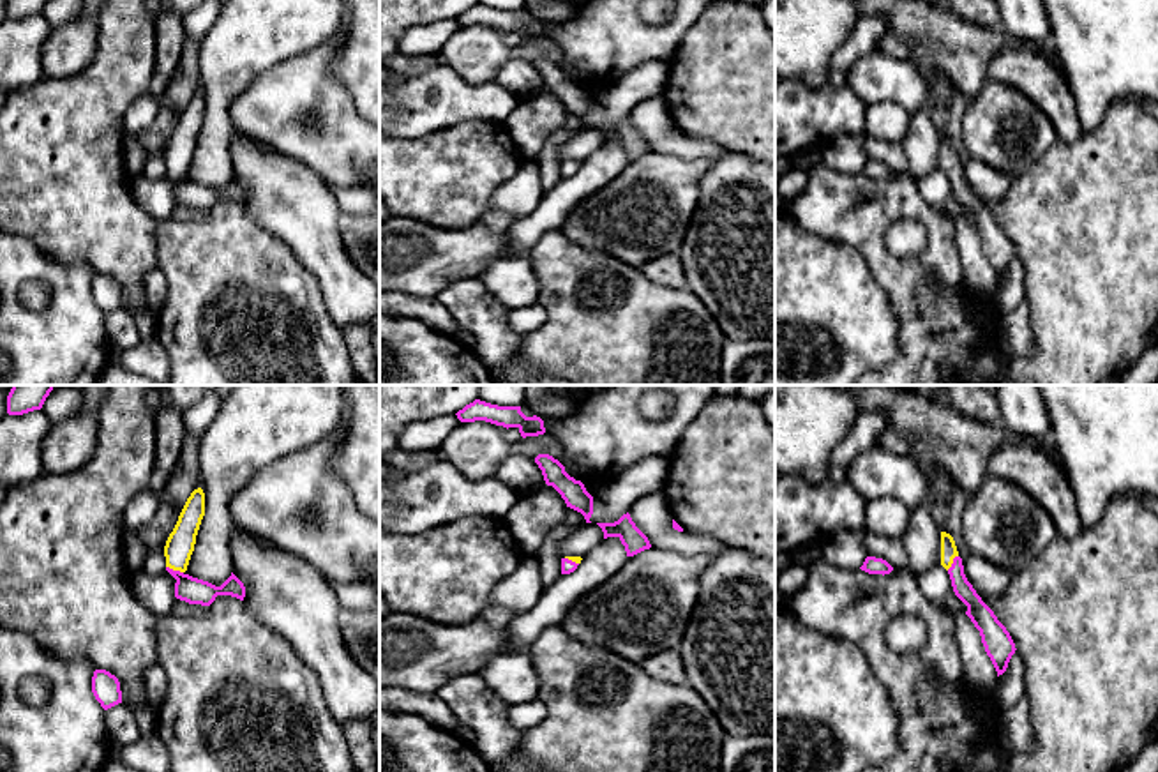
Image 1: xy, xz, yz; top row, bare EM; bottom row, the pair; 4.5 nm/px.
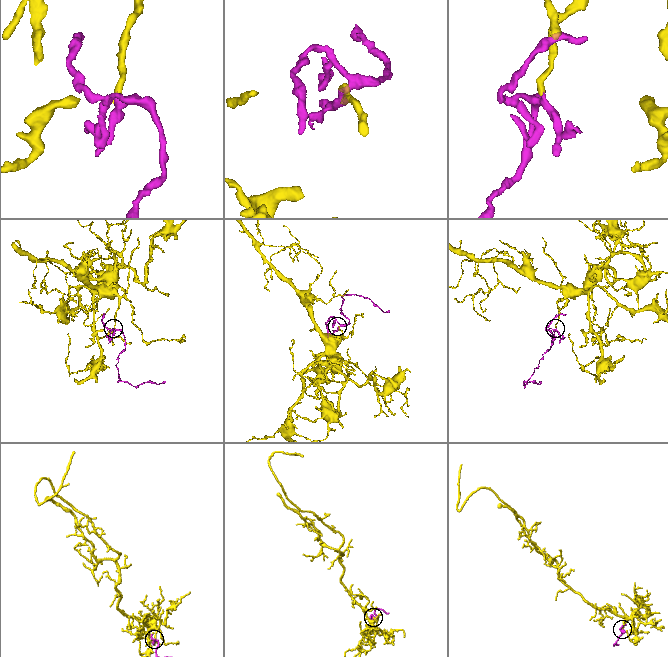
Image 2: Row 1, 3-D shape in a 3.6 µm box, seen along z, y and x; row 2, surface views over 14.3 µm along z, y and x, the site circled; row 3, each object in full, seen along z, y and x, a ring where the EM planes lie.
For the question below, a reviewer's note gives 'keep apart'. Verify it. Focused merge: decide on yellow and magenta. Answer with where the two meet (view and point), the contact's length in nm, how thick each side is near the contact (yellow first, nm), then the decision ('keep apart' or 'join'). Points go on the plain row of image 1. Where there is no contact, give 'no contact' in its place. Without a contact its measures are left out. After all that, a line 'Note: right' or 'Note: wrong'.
xy (175, 174) | 90 nm | 130/120 nm | join
Note: wrong

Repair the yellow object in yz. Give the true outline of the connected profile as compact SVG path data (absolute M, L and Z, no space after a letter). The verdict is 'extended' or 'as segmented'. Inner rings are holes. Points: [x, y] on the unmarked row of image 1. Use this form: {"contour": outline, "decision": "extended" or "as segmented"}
{"contour": "M941 136L941 170L948 175L955 200L967 210L966 219L980 235L981 247L990 261L997 281L1008 272L1015 258L1015 247L994 216L981 205L964 178L962 163L950 138Z", "decision": "extended"}

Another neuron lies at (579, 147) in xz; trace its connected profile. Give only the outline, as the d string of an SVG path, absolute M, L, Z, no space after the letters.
M586 127L583 132L572 136L560 148L560 161L581 161L584 163L593 152L604 145L604 136L597 127Z

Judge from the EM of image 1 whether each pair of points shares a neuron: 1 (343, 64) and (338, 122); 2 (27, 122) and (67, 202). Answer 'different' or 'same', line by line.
1: different
2: same

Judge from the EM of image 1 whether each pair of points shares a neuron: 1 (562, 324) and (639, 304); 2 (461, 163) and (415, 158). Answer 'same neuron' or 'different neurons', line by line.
1: same neuron
2: same neuron

